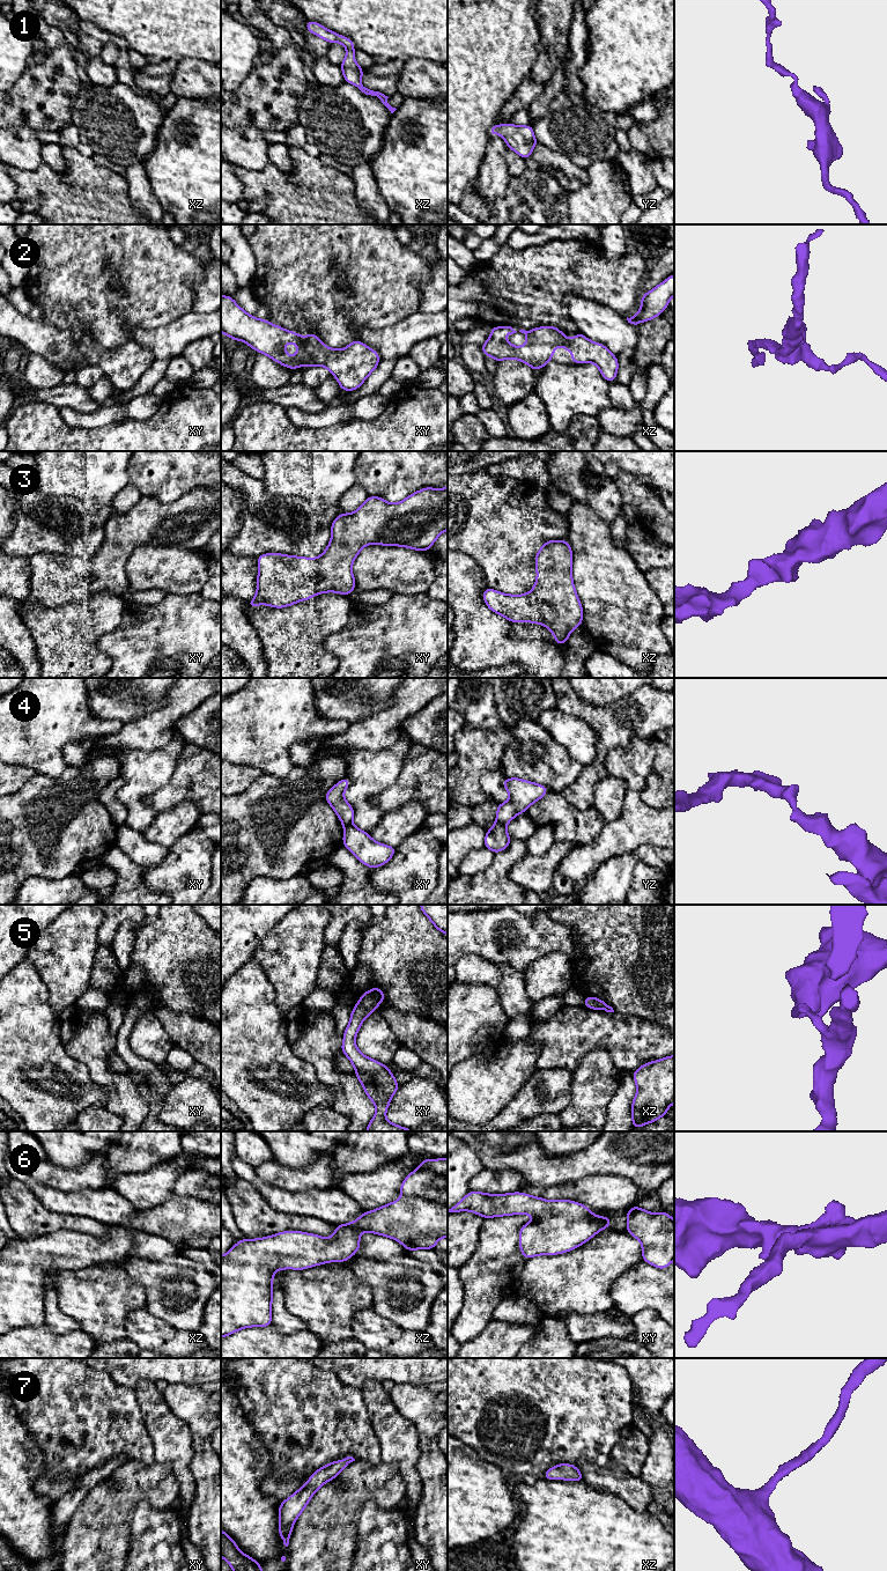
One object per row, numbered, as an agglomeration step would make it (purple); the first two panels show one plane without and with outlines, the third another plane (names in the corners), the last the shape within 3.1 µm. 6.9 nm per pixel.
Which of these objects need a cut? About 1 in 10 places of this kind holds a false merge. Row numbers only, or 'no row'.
4, 5

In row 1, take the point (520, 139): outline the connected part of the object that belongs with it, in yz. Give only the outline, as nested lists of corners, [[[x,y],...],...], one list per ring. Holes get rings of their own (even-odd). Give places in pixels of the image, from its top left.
[[[512,123],[505,125],[495,124],[489,128],[489,137],[501,134],[508,148],[516,152],[522,158],[532,157],[533,147],[540,145],[534,137],[533,126],[516,126]]]

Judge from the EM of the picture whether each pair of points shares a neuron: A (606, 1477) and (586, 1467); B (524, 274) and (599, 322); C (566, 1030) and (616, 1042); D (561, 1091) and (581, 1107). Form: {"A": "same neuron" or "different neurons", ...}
{"A": "same neuron", "B": "different neurons", "C": "same neuron", "D": "different neurons"}

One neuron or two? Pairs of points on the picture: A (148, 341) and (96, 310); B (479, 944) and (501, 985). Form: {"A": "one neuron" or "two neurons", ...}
{"A": "two neurons", "B": "two neurons"}

